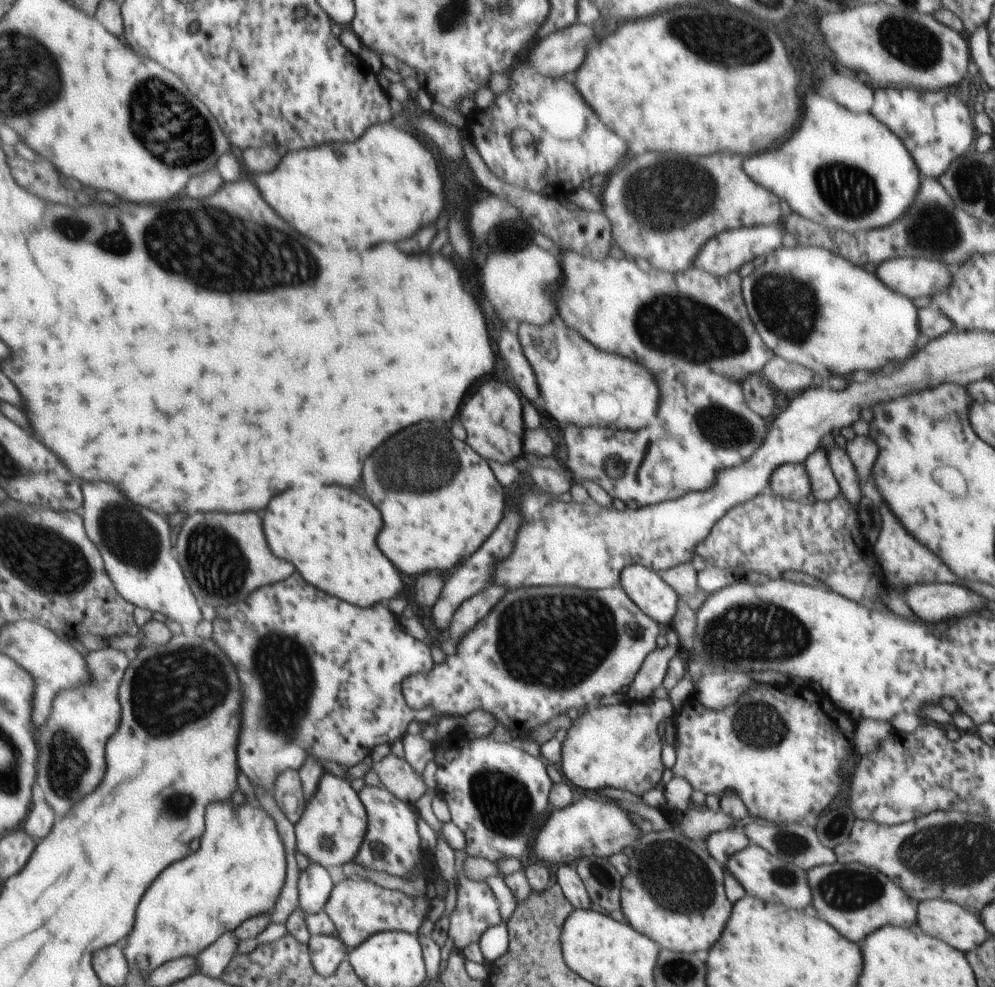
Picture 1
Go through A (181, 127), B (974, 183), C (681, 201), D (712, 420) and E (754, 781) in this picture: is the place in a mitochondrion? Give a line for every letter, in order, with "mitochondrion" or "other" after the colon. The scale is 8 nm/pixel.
A: mitochondrion
B: mitochondrion
C: mitochondrion
D: mitochondrion
E: other

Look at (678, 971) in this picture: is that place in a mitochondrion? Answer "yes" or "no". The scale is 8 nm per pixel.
yes

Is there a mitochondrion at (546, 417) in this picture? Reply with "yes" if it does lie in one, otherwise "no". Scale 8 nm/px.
no

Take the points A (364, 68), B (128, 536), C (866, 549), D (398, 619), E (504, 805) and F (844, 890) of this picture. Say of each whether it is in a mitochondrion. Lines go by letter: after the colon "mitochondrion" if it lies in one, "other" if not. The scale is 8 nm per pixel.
A: other
B: mitochondrion
C: other
D: other
E: mitochondrion
F: mitochondrion

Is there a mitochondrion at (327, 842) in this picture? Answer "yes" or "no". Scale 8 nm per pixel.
yes

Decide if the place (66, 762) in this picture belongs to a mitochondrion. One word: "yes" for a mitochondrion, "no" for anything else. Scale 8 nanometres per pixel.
yes

